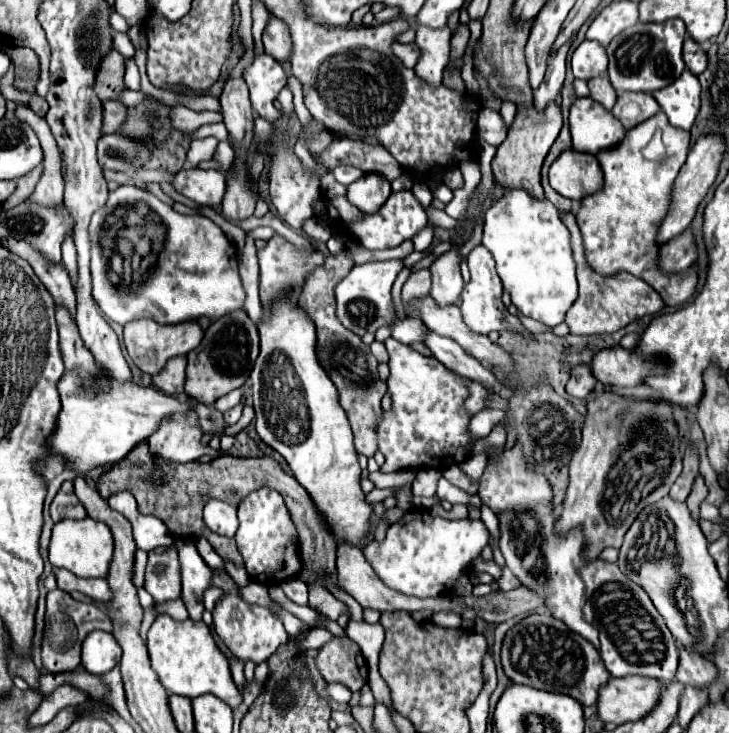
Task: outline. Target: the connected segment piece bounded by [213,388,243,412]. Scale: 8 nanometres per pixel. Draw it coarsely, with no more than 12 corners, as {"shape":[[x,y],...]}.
{"shape":[[243,388],[219,398],[213,406],[219,412],[231,410],[243,396]]}

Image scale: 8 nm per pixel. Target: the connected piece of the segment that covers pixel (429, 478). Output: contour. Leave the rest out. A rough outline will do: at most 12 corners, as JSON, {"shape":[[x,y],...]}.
{"shape":[[419,470],[413,480],[413,496],[435,496],[441,472]]}

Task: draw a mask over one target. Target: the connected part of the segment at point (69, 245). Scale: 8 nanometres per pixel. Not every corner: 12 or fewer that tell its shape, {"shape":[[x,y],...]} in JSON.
{"shape":[[71,234],[63,242],[63,266],[75,284],[77,250]]}

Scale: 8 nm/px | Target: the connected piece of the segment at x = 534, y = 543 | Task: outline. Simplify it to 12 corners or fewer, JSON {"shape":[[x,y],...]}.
{"shape":[[519,446],[479,498],[505,564],[611,676],[675,680],[679,646],[617,564],[555,536]]}

